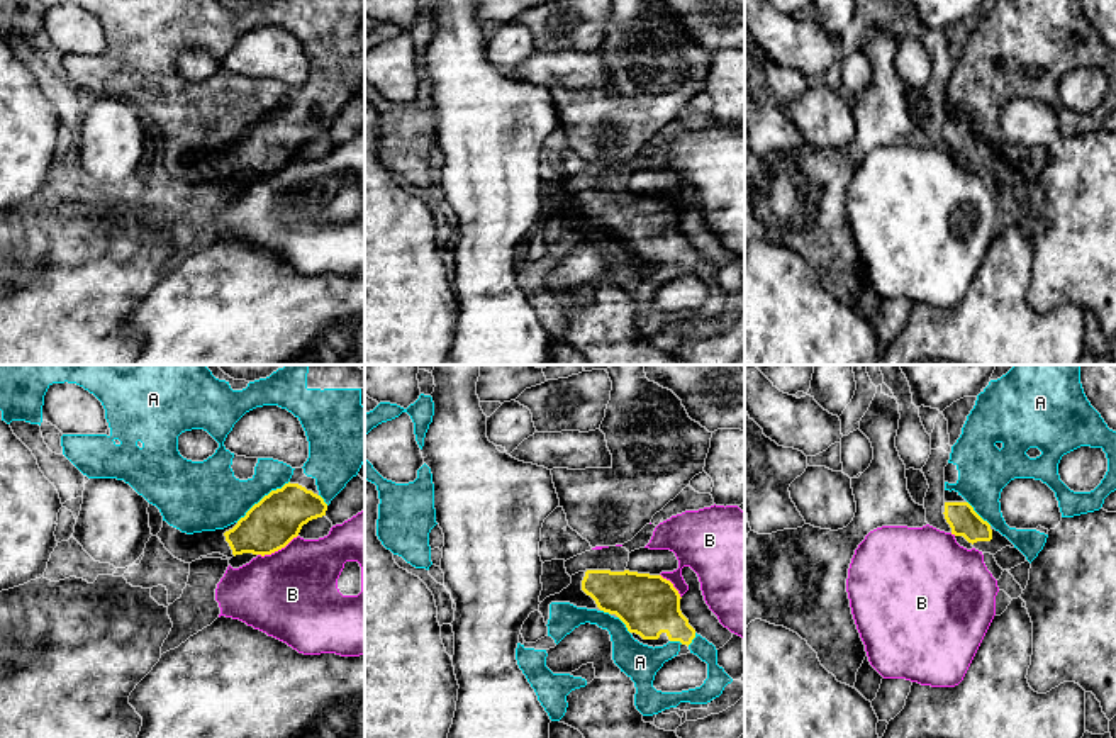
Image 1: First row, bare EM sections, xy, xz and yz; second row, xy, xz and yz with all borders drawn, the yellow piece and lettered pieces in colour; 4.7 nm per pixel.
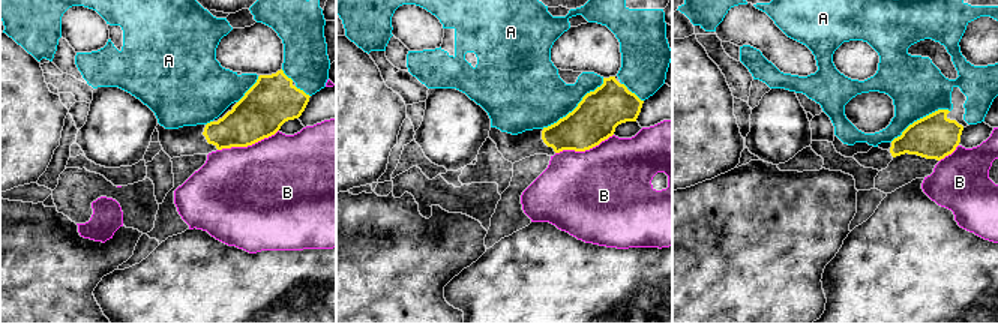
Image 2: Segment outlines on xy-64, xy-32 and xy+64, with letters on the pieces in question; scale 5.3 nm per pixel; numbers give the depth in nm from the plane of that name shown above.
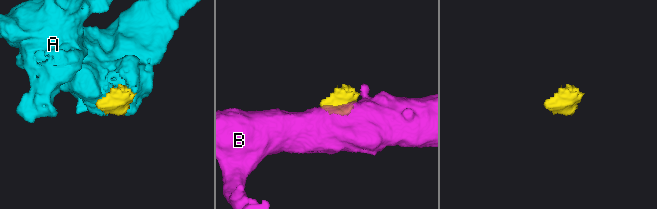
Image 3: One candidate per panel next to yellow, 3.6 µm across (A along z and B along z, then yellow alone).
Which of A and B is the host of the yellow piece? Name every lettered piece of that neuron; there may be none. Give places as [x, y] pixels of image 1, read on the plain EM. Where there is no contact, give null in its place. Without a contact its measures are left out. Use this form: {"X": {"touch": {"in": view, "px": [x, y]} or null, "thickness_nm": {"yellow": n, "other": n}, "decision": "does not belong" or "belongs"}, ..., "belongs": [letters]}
{"A": {"touch": {"in": "xy", "px": [263, 117]}, "thickness_nm": {"yellow": 240, "other": 300}, "decision": "belongs"}, "B": {"touch": {"in": "xy", "px": [277, 170]}, "thickness_nm": {"yellow": 240, "other": 440}, "decision": "does not belong"}, "belongs": ["A"]}

